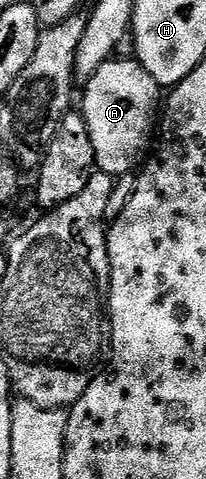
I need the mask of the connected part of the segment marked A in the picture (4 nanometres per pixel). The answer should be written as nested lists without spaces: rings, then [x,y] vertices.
[[[114,58],[99,66],[99,70],[95,70],[95,74],[84,88],[83,115],[87,122],[87,130],[91,134],[91,146],[95,150],[97,168],[114,178],[132,173],[142,163],[141,155],[150,151],[155,140],[155,129],[159,124],[159,105],[163,100],[161,85],[155,82],[155,78],[151,78],[151,74],[147,74],[145,67],[135,58]]]

